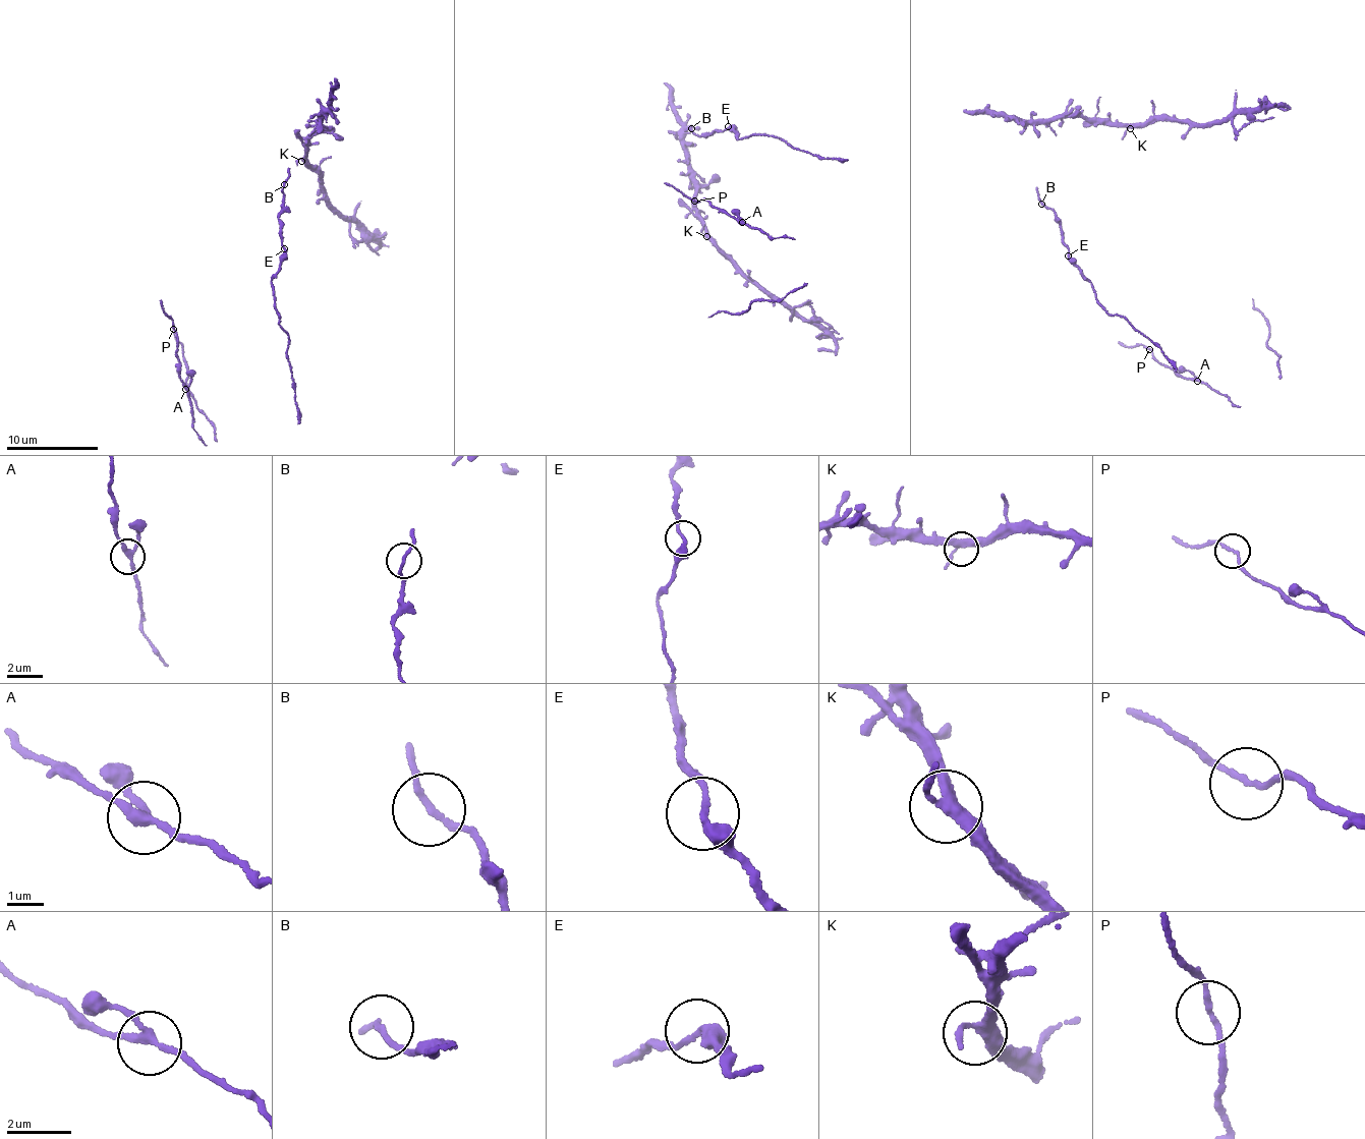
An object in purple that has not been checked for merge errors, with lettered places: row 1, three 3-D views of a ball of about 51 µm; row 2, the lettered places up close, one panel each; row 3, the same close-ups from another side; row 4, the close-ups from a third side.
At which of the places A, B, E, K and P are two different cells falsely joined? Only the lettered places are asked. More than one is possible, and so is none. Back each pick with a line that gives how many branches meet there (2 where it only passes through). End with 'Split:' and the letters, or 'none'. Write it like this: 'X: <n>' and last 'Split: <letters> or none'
Split: none

